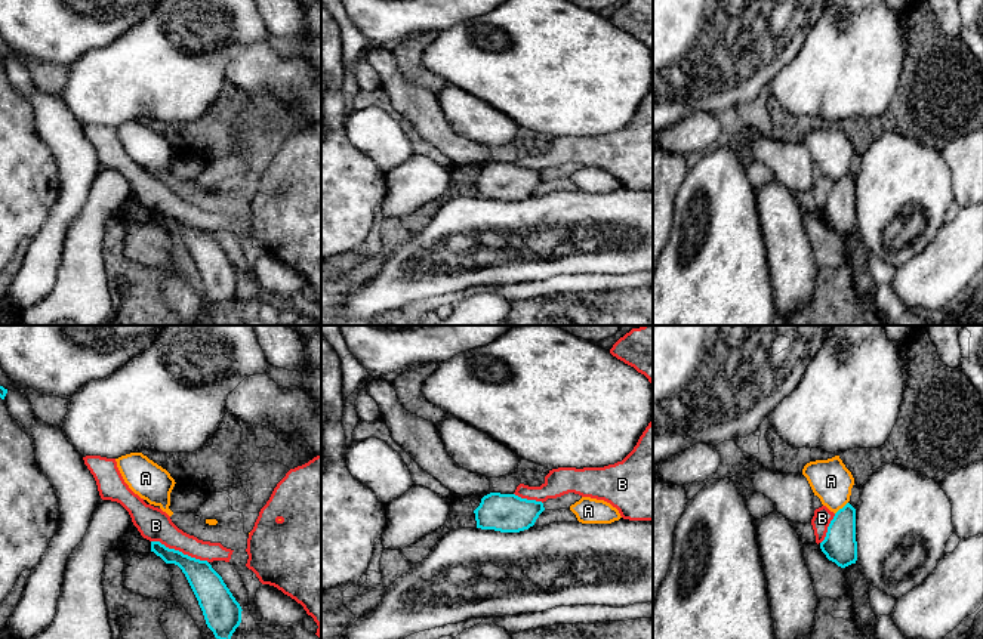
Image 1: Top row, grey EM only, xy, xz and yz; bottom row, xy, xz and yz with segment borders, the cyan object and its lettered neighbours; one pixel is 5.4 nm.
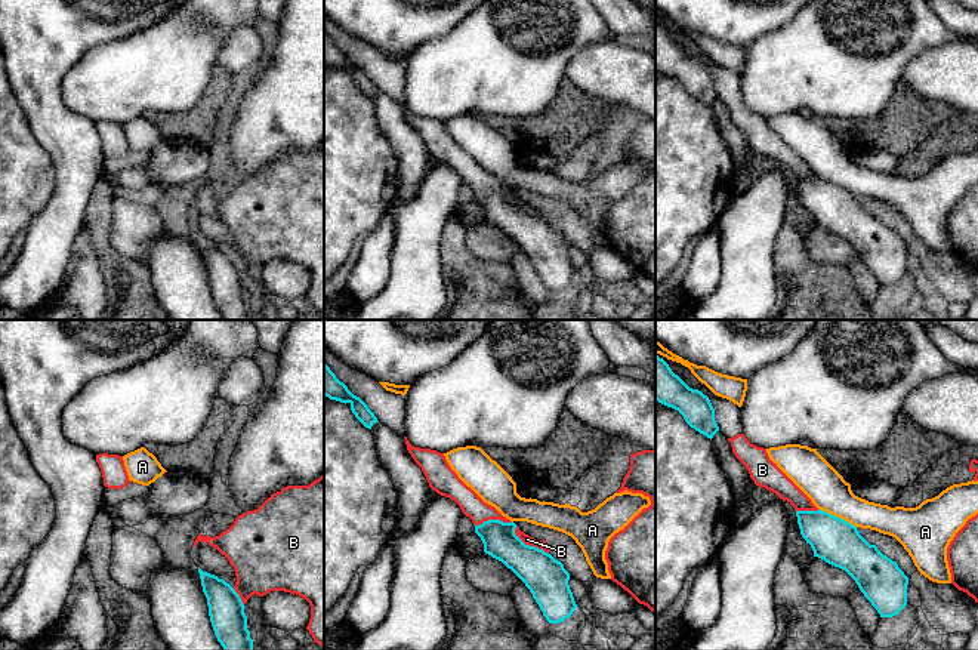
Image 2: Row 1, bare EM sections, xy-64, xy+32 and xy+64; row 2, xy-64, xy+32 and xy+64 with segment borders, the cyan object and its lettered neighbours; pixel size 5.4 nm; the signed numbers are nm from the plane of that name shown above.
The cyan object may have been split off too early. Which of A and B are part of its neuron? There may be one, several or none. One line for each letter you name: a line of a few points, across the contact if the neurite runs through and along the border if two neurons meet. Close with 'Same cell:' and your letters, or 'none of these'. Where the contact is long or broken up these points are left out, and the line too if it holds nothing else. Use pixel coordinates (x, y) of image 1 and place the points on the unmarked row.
Same cell: none of these

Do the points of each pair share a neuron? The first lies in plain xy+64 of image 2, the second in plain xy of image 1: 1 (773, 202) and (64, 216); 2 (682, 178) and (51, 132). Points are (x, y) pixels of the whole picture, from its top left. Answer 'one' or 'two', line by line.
1: two
2: two

